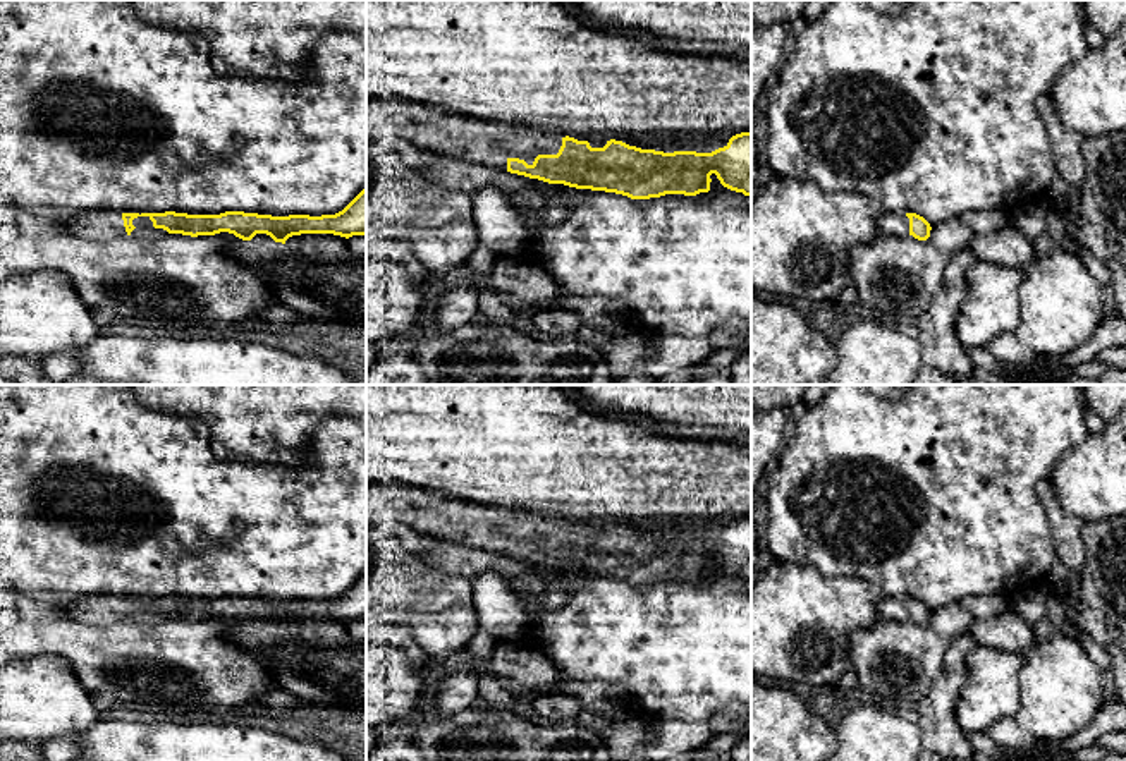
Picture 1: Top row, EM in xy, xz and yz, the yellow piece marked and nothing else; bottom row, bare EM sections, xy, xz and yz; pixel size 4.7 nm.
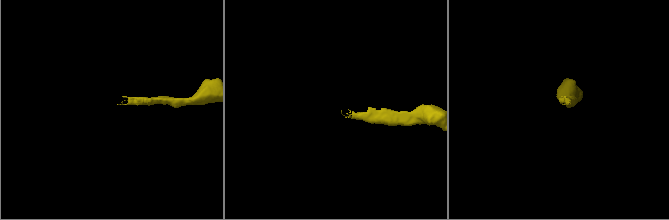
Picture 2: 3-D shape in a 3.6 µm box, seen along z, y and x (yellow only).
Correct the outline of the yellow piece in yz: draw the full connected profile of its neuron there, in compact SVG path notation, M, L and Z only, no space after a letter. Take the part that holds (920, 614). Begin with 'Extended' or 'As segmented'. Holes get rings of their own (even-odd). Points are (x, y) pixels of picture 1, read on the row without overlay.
Extended. M878 596L877 606L880 618L913 620L918 625L927 625L932 615L930 608L916 598Z

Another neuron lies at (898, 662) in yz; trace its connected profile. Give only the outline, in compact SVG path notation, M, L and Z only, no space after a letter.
M877 620L851 636L851 667L858 677L860 689L877 696L882 704L894 708L899 703L908 703L915 706L930 692L944 667L951 642L952 639L937 634L928 624Z

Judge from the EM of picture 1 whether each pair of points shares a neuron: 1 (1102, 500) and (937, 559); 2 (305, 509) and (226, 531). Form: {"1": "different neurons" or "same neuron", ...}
{"1": "different neurons", "2": "same neuron"}

